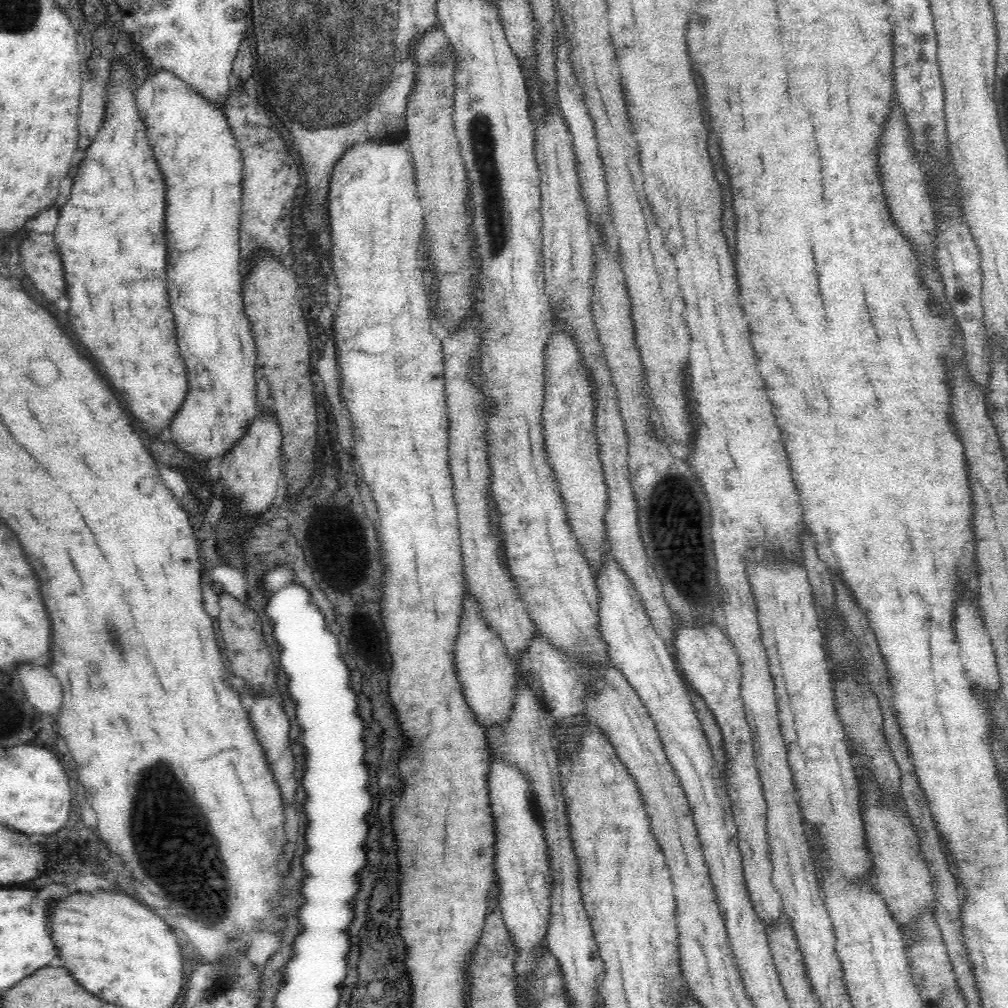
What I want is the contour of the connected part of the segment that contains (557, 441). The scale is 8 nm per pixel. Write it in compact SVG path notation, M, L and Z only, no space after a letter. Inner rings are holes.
M555 326L544 346L544 435L548 449L548 463L556 473L560 495L566 503L568 521L582 545L582 553L592 572L601 565L603 540L606 539L604 513L606 489L598 460L598 445L593 433L593 386L589 372L579 357L573 340Z

